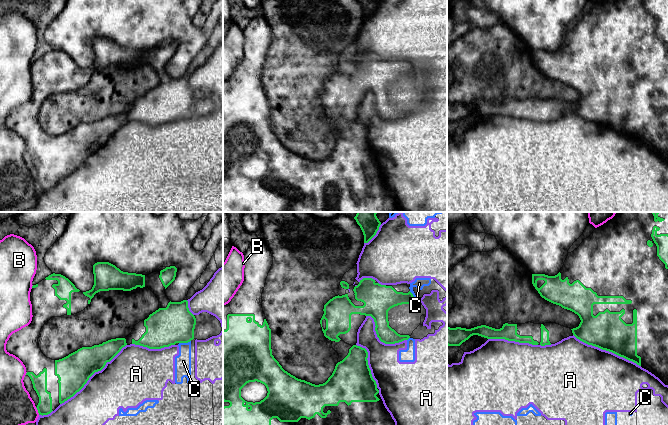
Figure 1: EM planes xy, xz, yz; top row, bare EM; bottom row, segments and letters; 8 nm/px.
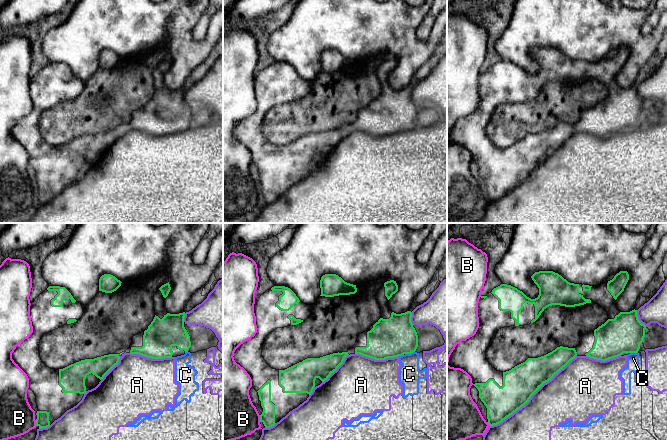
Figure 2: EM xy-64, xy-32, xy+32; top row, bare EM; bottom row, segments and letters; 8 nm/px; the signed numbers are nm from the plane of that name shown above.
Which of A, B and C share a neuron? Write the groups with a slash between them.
A C / B

